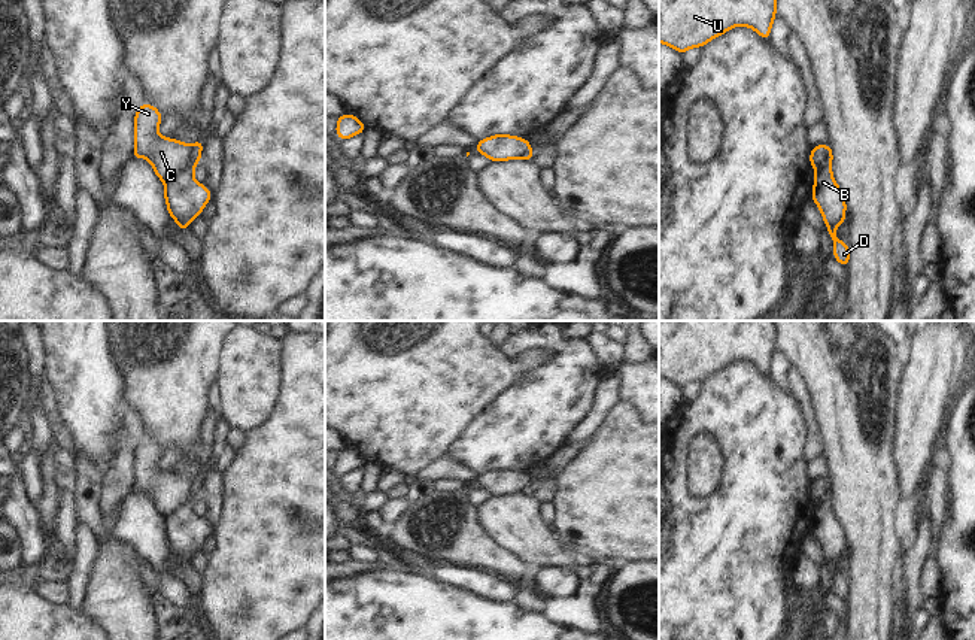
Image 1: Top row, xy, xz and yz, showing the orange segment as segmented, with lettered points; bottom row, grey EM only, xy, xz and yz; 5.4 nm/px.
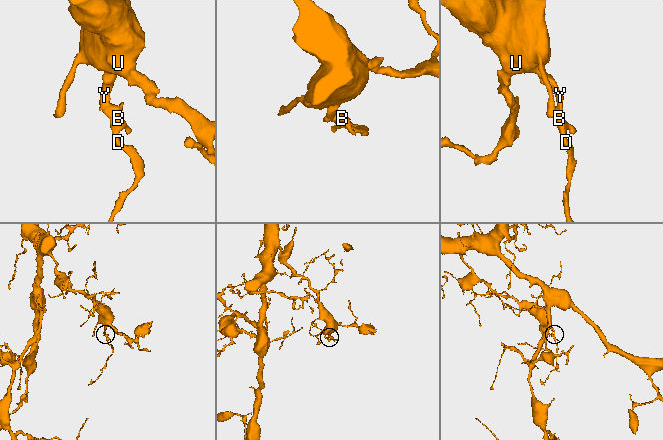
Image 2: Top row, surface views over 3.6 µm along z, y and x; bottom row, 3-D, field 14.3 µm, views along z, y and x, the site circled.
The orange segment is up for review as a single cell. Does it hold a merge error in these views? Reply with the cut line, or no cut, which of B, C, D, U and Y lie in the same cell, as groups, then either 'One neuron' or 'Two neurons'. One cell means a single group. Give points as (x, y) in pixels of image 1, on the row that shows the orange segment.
Split along xy (191, 145), (188, 164), (166, 184). Groups: B D / C U Y. Two neurons

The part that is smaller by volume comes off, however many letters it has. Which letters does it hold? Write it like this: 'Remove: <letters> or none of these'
Remove: B, D

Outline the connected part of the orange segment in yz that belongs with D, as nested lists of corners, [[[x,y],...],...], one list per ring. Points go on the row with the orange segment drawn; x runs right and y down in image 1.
[[[827,143],[827,152],[824,158],[824,166],[814,173],[814,185],[811,198],[821,212],[823,221],[827,227],[827,236],[833,242],[833,258],[844,267],[848,267],[851,251],[839,237],[835,236],[838,225],[845,224],[847,203],[845,195],[832,173],[833,152]]]

